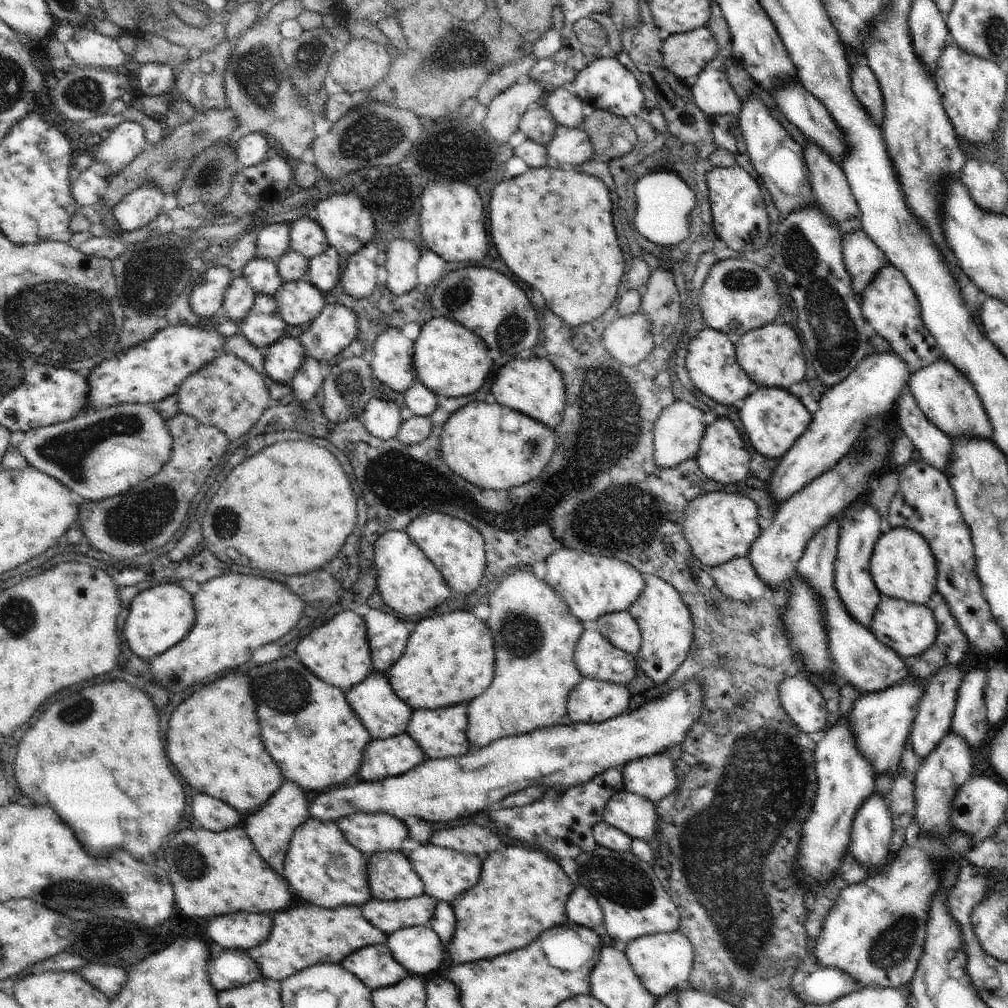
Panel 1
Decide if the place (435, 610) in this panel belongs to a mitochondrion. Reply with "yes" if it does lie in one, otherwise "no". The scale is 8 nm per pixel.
no

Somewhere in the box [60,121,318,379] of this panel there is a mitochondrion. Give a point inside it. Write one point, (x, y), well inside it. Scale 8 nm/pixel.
(147, 285)

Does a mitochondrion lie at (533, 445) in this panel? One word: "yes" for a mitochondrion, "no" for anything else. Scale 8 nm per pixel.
yes

